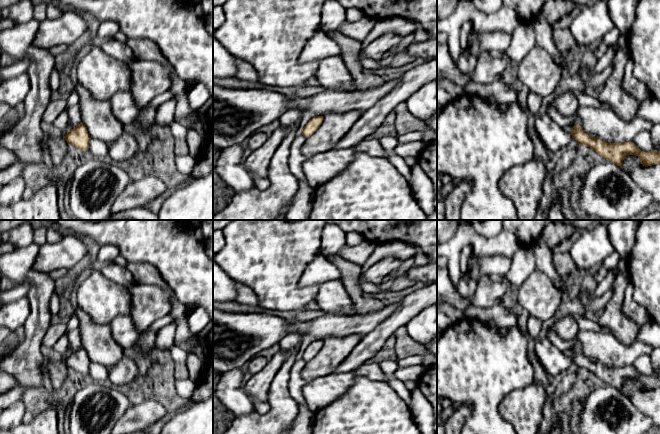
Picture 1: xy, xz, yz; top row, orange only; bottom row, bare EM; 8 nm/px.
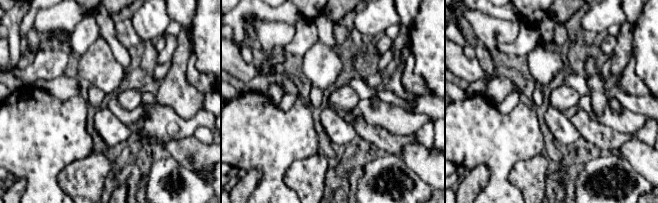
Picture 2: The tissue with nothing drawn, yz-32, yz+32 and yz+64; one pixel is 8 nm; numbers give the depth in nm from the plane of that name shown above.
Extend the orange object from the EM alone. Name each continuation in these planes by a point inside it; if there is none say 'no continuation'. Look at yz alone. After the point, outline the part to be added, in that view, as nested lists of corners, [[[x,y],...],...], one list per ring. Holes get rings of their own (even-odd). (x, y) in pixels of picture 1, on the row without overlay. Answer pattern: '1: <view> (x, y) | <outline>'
no continuation

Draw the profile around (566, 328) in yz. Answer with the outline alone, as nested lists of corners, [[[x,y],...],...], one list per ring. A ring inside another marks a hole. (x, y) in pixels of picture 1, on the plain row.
[[[562,317],[551,325],[549,331],[555,332],[560,338],[568,341],[575,339],[580,329],[573,318]]]

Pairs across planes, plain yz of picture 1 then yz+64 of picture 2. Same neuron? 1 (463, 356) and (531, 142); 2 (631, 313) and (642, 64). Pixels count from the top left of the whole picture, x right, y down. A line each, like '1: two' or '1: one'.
1: one
2: two

